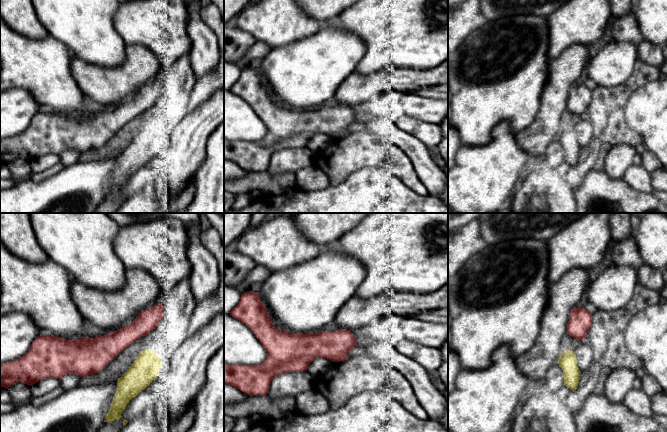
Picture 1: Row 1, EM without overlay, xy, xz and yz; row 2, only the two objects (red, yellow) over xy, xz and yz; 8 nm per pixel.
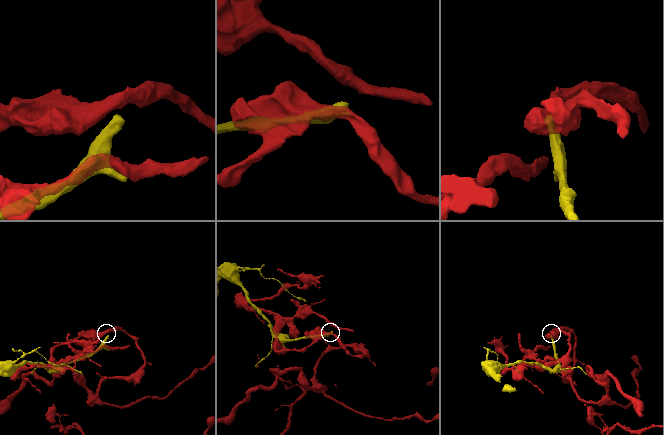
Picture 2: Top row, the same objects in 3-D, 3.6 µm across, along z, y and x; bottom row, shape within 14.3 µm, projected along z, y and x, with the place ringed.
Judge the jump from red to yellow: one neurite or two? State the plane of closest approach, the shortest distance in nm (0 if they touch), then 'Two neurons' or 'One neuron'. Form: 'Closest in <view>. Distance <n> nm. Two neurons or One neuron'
Closest in xy. Distance 100 nm. Two neurons

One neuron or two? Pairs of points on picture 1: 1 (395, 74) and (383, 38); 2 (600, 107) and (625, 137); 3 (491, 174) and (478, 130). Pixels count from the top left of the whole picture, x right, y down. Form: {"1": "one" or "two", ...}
{"1": "two", "2": "one", "3": "two"}

